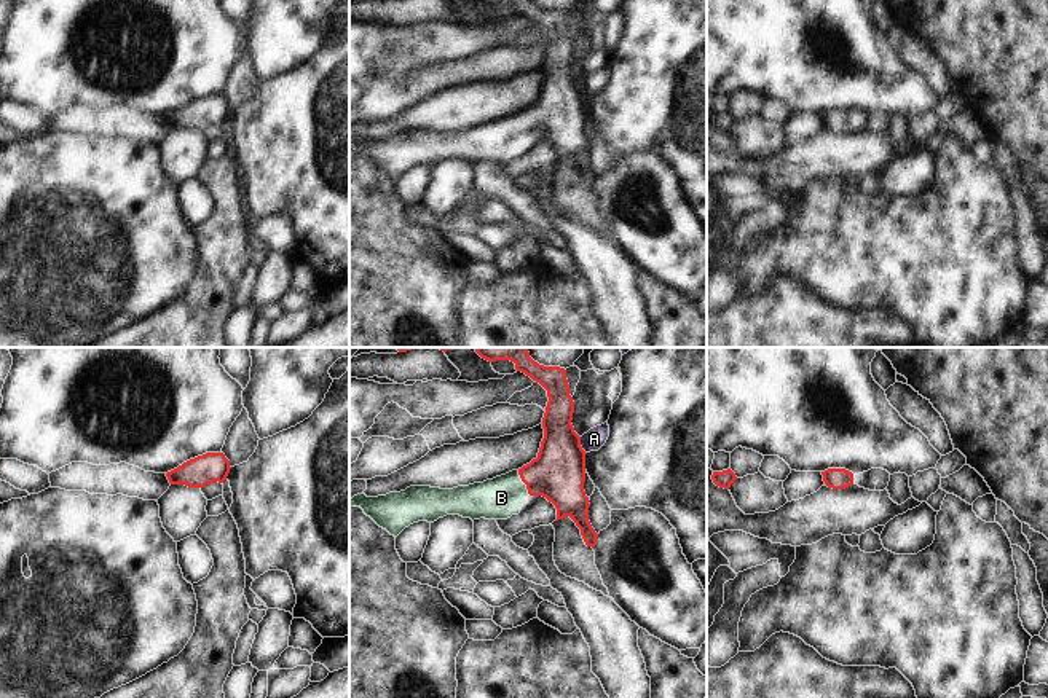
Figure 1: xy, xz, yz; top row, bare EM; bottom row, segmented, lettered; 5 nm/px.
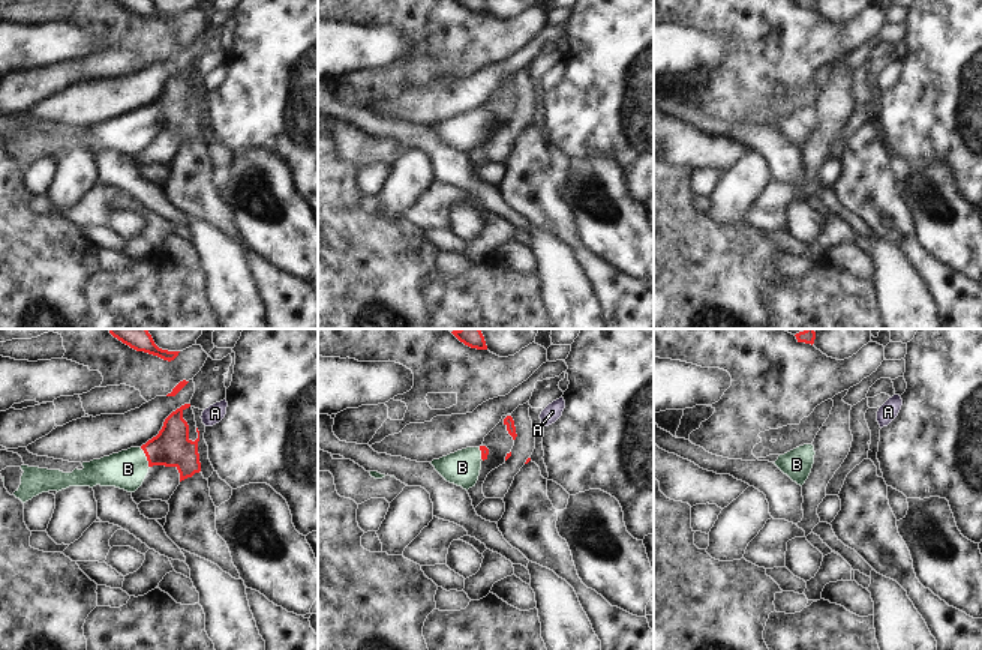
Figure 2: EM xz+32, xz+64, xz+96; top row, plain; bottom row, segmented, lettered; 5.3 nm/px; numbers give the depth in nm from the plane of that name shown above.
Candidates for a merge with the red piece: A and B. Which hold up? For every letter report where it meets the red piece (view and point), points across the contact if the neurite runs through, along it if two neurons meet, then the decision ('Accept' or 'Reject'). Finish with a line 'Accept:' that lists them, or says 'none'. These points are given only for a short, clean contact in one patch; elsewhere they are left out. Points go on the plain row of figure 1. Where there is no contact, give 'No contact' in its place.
A: Touches red at xz (579, 88). Boundary: xz (579, 80), (579, 88), (586, 96). Reject
B: Touches red at xz (524, 125). Path across: xz (559, 115), (524, 125), (501, 141). Accept
Accept: B.

